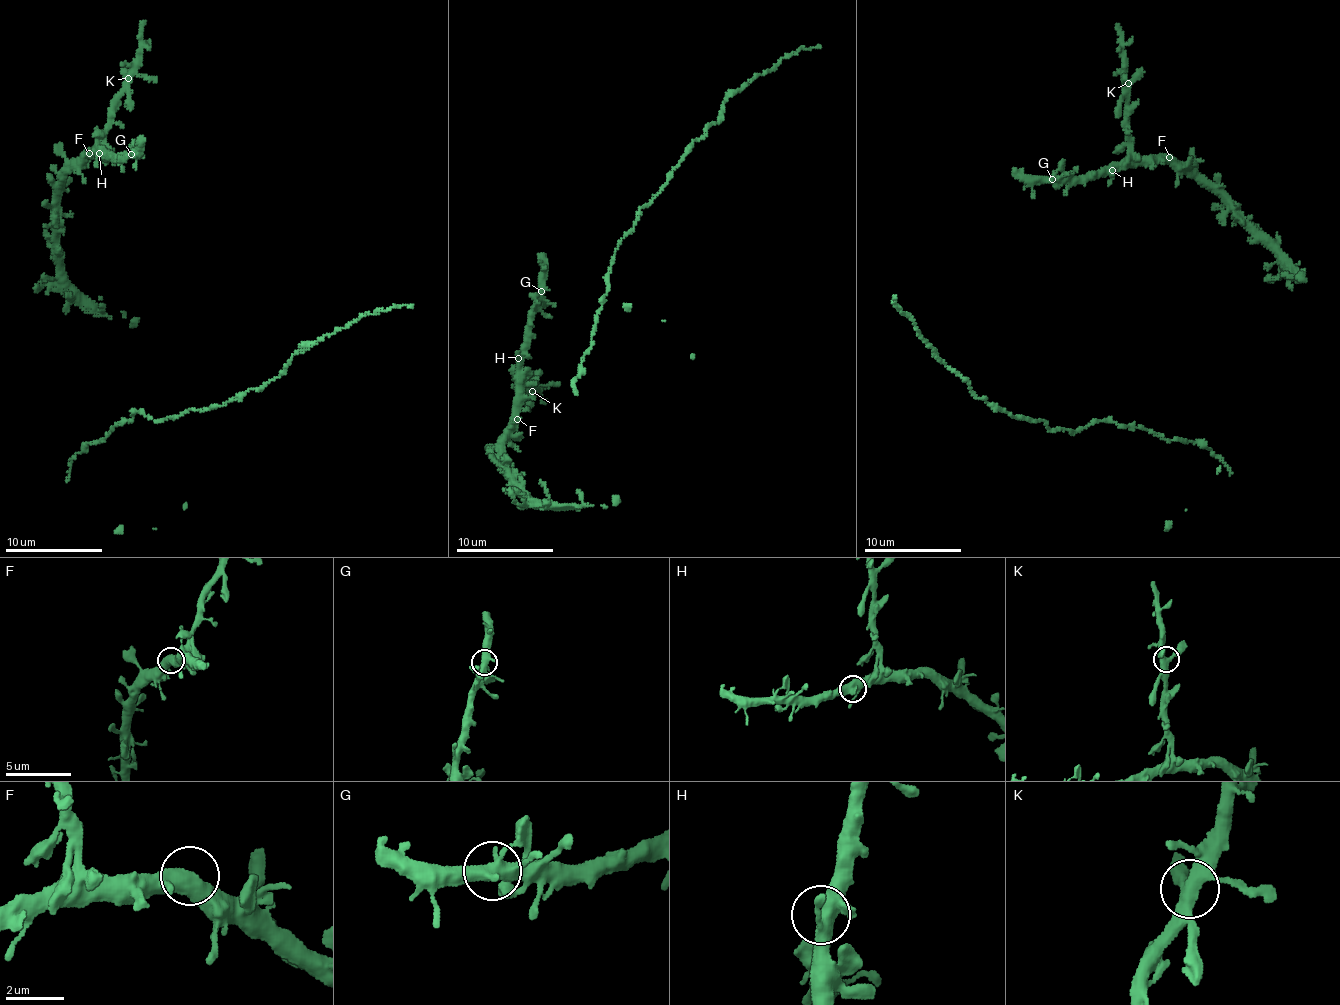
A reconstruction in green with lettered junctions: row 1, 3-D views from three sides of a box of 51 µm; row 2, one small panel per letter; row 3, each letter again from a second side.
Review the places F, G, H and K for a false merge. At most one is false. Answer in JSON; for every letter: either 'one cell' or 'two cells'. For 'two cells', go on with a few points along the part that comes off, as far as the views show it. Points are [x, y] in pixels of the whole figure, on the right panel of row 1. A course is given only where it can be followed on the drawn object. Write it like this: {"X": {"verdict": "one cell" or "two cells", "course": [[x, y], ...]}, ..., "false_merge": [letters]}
{"F": {"verdict": "one cell"}, "G": {"verdict": "one cell"}, "H": {"verdict": "one cell"}, "K": {"verdict": "one cell"}, "false_merge": []}

